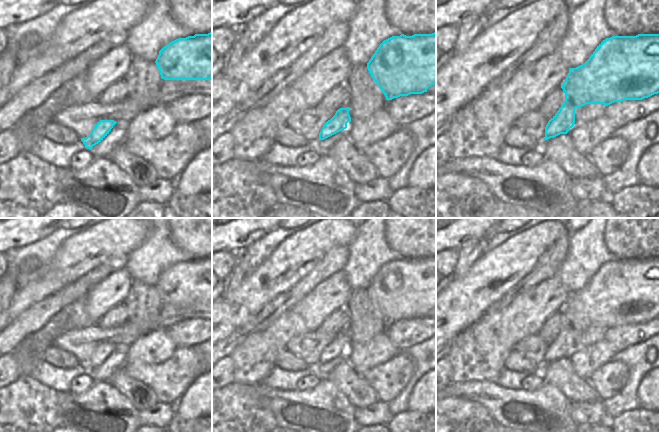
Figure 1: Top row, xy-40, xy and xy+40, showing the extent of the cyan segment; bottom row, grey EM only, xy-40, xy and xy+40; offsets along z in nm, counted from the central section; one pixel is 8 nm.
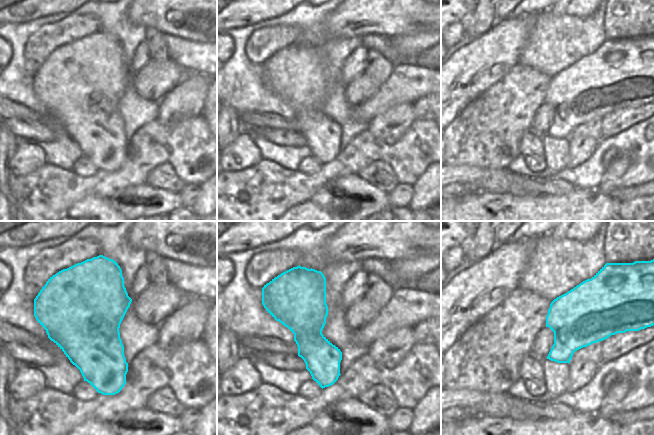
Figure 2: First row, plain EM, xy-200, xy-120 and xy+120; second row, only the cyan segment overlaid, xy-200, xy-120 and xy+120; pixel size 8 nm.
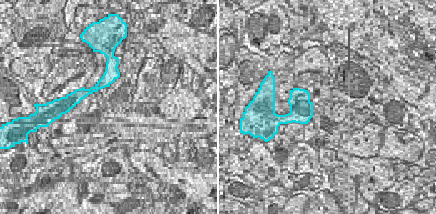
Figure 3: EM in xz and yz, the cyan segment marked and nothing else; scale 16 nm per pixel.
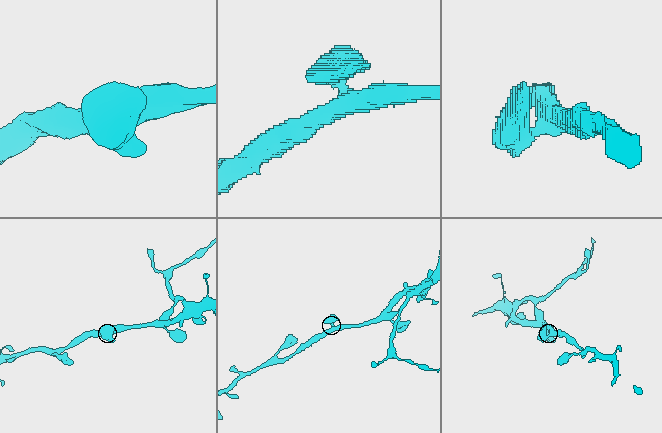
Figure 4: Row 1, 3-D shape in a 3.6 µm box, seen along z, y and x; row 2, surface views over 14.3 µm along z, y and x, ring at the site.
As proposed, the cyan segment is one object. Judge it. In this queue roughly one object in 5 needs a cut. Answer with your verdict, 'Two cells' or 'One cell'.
One cell.

